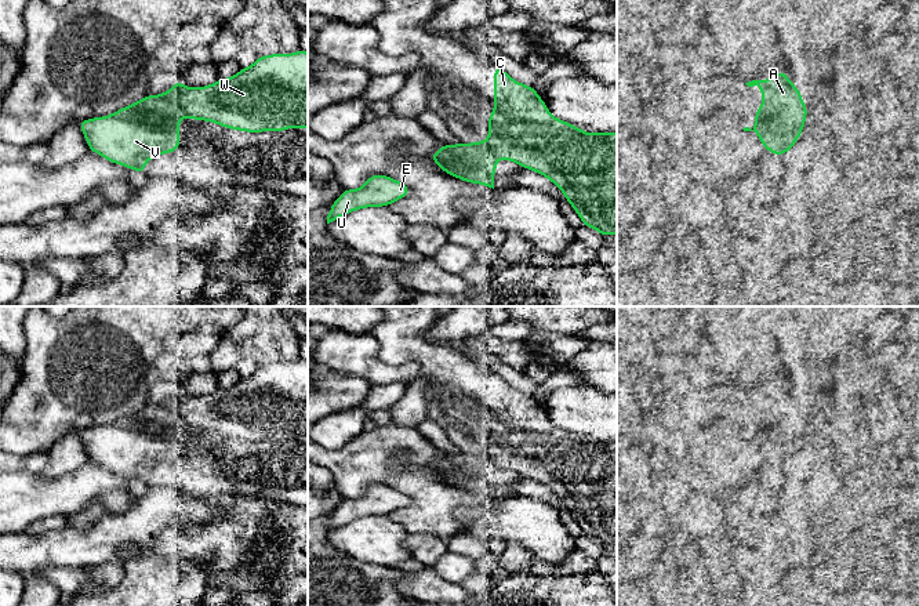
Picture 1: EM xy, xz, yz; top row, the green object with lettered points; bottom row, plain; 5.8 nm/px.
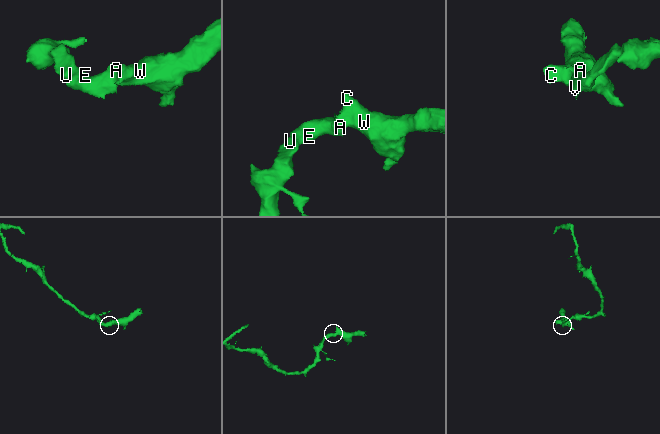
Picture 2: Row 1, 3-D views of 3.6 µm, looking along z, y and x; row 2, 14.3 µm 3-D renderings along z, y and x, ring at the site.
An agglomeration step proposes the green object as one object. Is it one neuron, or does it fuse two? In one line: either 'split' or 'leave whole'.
split

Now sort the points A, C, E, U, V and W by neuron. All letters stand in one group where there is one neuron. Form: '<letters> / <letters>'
A E U V / C W

